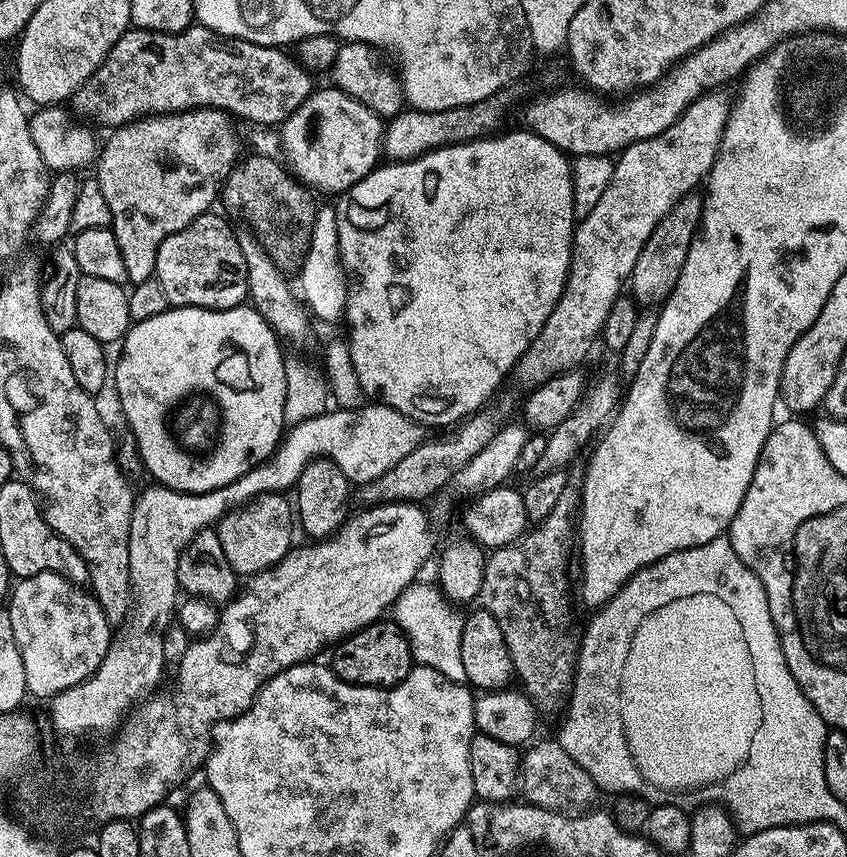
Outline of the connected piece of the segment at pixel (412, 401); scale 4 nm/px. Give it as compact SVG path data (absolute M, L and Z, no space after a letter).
M527 130L519 131L508 132L505 136L496 134L491 138L471 140L468 144L449 144L411 160L381 163L370 174L366 174L366 178L350 186L348 191L339 193L337 200L340 201L334 204L340 258L345 273L350 277L346 309L349 332L346 341L360 389L365 397L388 404L418 424L433 424L436 430L455 426L468 419L501 391L500 383L504 375L507 372L509 375L515 369L527 348L538 338L566 286L572 261L572 233L578 223L574 206L572 164L569 157L546 142L546 138Z

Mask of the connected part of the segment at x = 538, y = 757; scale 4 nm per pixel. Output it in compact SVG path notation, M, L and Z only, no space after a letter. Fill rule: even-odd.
M559 739L539 740L527 749L528 753L520 756L519 795L524 795L521 797L535 808L545 808L561 814L580 814L591 809L592 799L598 795L592 776L586 774L586 770L582 770L582 766L578 766L578 762L574 762L566 750L562 750Z

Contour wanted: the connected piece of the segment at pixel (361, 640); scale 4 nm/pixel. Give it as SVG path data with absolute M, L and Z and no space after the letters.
M392 618L378 619L353 636L345 636L335 645L334 651L330 667L337 678L348 684L364 684L367 688L392 688L414 667L408 636Z

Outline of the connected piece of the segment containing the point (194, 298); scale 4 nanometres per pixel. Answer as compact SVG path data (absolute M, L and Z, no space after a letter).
M209 210L204 215L199 216L194 222L190 222L182 230L178 230L174 234L170 234L158 246L156 251L156 274L155 280L162 286L163 292L166 294L169 305L175 306L177 309L194 308L197 310L227 310L230 308L241 307L245 303L248 294L248 279L246 278L246 260L242 258L242 250L236 241L237 233L232 232L232 228L220 216L215 216L215 211Z

